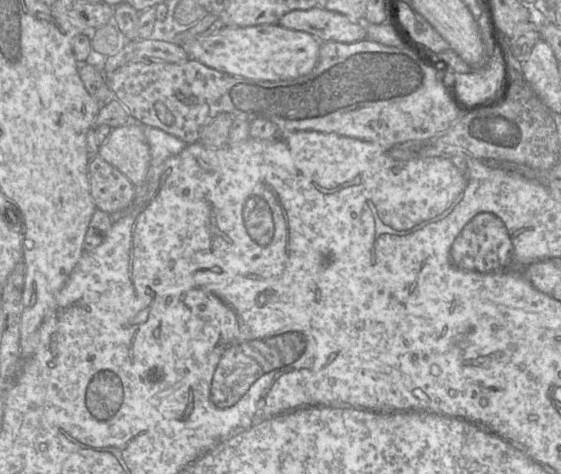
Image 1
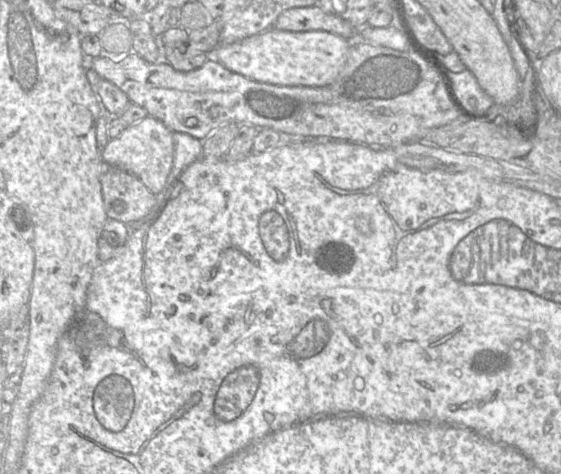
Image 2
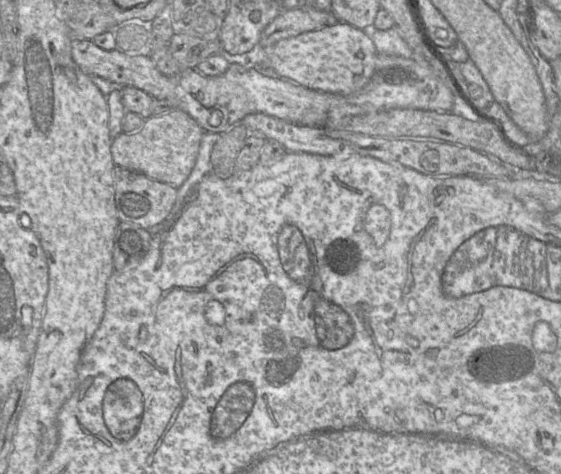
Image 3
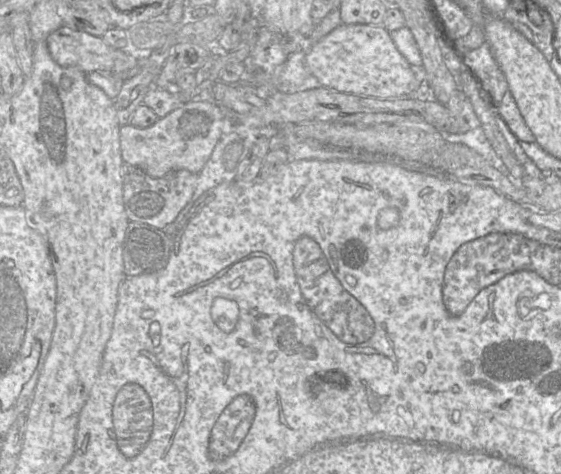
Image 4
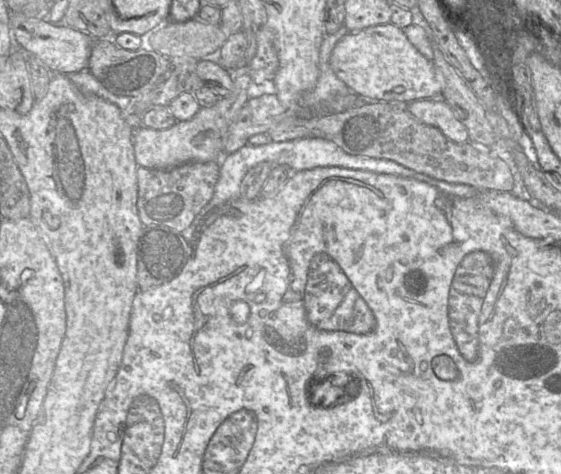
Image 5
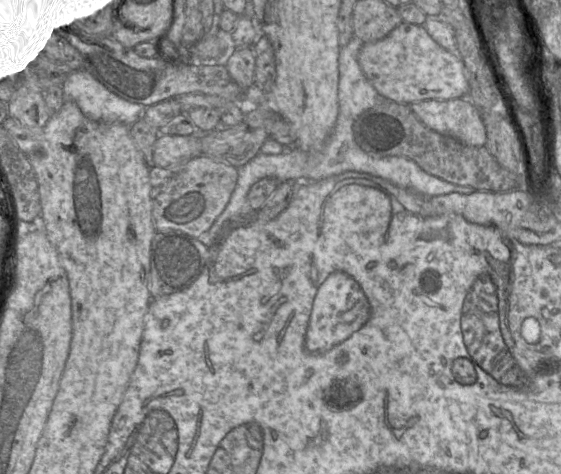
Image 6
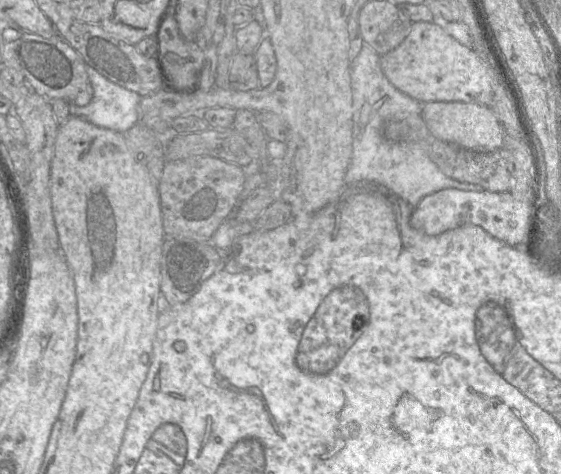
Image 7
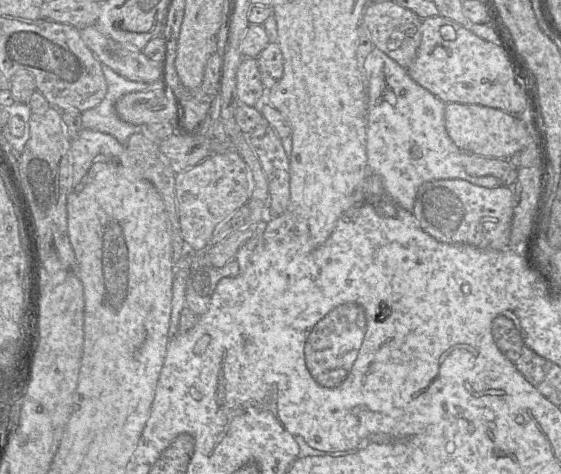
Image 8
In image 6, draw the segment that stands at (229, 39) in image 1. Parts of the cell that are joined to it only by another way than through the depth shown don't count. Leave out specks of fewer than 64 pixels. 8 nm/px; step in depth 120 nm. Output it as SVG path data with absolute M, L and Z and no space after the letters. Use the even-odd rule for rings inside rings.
M402 22L385 38L365 42L358 54L358 63L379 94L398 103L467 97L469 83L462 59L450 52L427 33L422 25Z

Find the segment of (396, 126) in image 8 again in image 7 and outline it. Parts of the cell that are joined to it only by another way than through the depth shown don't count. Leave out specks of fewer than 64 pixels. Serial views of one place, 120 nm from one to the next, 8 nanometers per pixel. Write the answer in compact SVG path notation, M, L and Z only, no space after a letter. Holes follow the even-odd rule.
M364 42L358 56L351 62L351 87L353 106L353 152L346 171L346 184L370 182L377 184L389 193L411 206L412 209L420 200L431 193L447 188L456 188L467 191L485 191L481 186L463 183L446 176L436 164L427 156L425 151L415 142L391 142L381 135L382 125L390 119L404 120L410 115L421 115L421 102L395 88L382 71L380 55Z

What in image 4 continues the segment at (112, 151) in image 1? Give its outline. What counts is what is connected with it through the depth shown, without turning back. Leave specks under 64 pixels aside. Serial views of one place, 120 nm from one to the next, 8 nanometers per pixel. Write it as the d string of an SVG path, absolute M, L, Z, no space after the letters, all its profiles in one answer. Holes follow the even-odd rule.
M213 100L192 101L170 112L148 128L120 127L120 148L125 164L140 168L153 178L176 170L199 174L223 135L226 110Z

